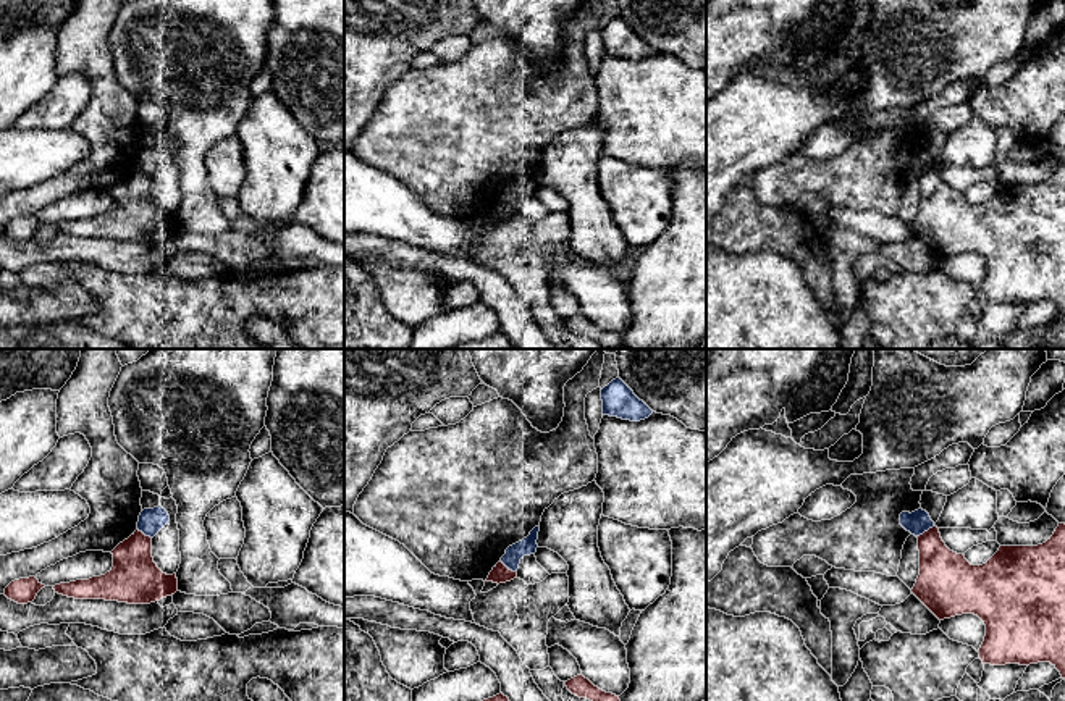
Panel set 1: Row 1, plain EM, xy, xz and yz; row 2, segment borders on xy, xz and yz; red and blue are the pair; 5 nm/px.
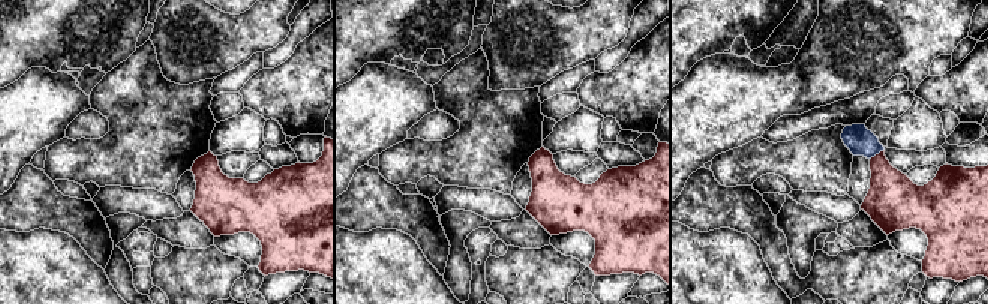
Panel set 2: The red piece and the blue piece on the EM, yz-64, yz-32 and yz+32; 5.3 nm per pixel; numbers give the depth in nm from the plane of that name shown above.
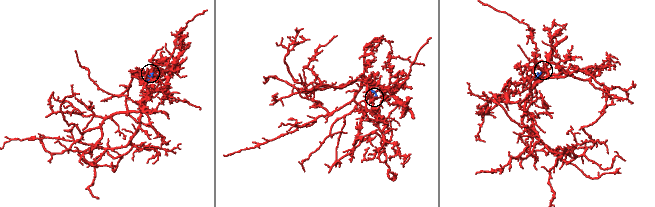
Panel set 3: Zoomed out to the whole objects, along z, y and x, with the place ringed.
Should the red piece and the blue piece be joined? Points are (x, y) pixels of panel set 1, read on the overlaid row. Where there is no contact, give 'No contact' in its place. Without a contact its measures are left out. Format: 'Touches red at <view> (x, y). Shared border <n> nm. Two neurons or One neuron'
Touches red at yz (925, 532). Shared border 110 nm. Two neurons

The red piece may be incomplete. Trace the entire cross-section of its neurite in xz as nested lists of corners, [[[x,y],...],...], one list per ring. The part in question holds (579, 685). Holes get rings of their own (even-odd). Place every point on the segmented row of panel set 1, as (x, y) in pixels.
[[[582,674],[564,682],[567,690],[579,696],[579,698],[587,698],[590,701],[621,701],[619,696],[612,693],[606,693],[595,686],[588,678],[585,678]]]

